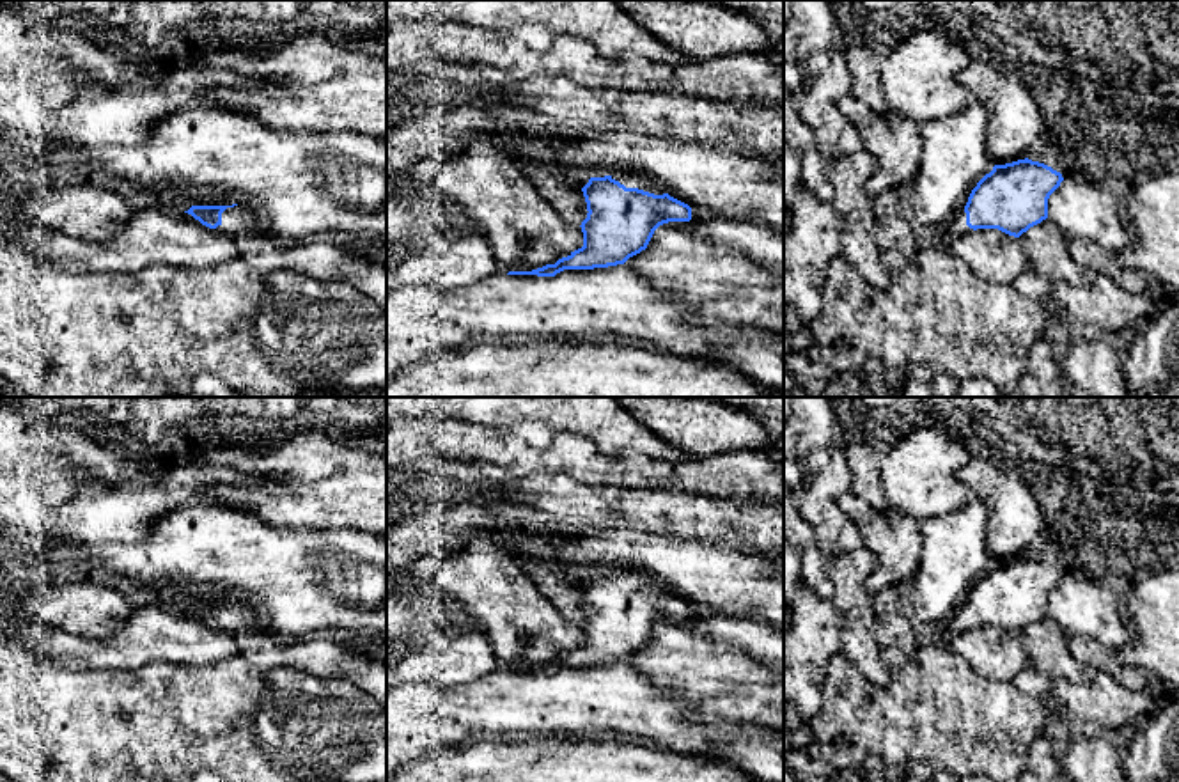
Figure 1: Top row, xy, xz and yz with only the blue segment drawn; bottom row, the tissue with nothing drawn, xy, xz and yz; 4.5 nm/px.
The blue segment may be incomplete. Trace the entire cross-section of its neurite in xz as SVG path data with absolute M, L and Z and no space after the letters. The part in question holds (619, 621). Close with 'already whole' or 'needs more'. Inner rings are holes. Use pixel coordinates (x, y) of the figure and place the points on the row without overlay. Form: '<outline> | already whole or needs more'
M636 569L590 575L582 585L587 615L583 644L532 669L507 672L555 674L564 667L594 667L624 661L647 645L654 628L668 619L690 619L691 605L656 585Z | needs more

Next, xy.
M191 603L188 608L202 622L236 635L239 656L257 670L289 667L319 677L346 679L369 693L386 711L386 663L360 647L324 635L282 640L268 635L248 603Z | needs more

